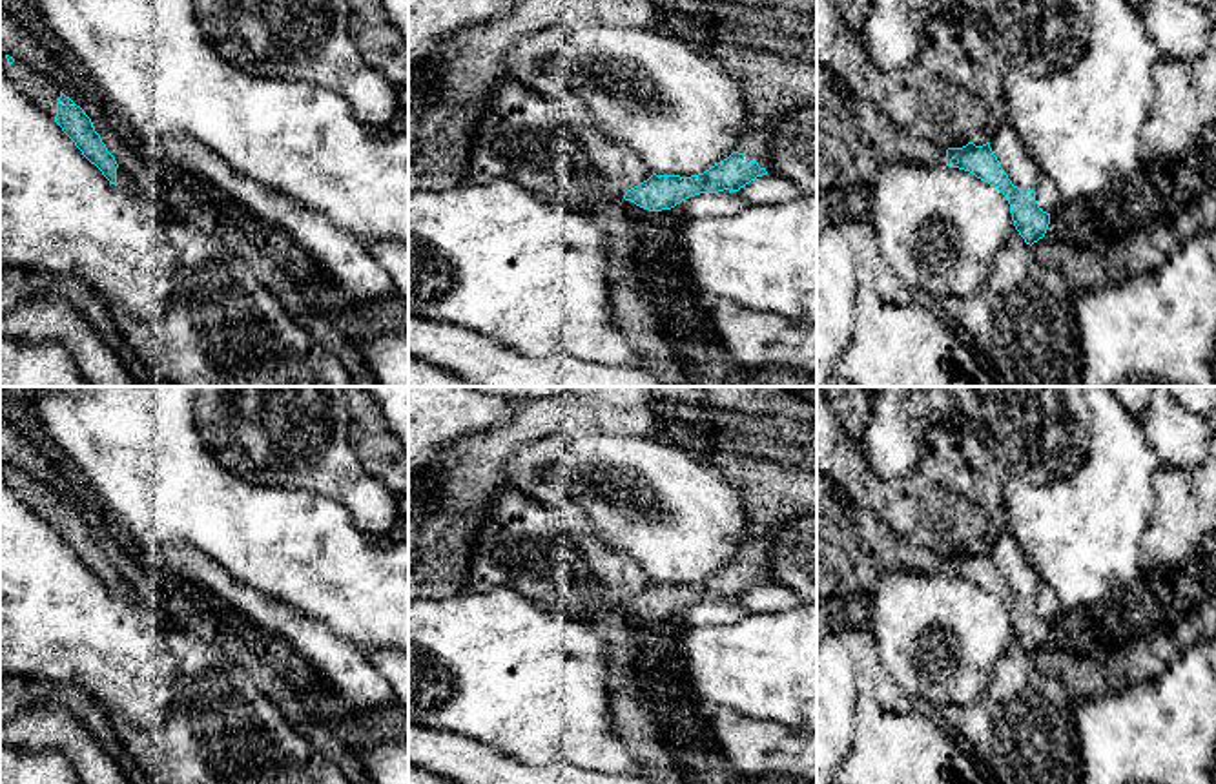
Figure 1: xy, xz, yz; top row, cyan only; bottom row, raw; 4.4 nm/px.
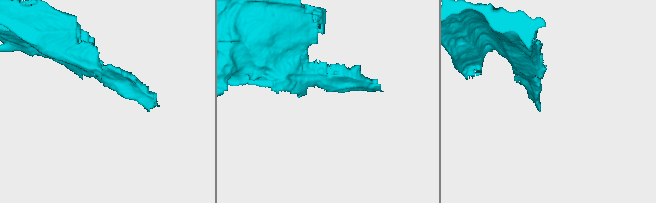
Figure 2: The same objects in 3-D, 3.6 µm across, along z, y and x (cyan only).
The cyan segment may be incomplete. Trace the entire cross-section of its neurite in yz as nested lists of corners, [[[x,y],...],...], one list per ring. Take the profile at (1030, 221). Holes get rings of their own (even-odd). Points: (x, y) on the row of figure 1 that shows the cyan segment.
[[[817,62],[817,191],[871,188],[879,170],[890,162],[970,171],[1006,197],[1014,226],[1026,244],[1032,246],[1048,230],[1050,213],[1039,208],[1034,190],[1012,184],[990,142],[939,148],[897,126]]]

